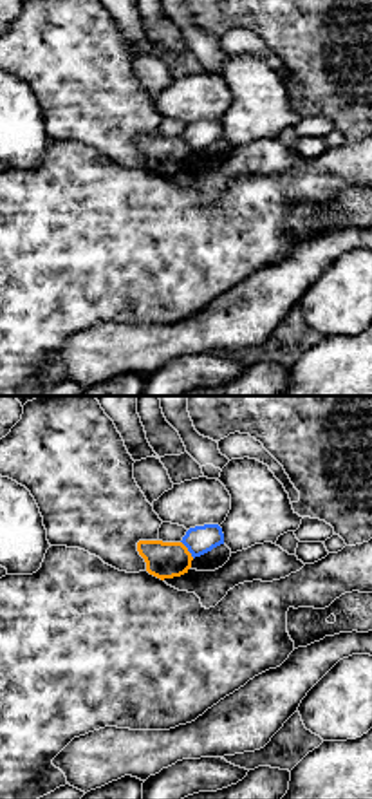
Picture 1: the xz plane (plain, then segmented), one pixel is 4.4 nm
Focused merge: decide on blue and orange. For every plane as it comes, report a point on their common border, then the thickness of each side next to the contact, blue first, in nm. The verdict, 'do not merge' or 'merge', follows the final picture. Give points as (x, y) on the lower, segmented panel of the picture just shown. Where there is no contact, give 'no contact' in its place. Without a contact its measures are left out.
contact (188, 550); calibres 130 and 160 nm

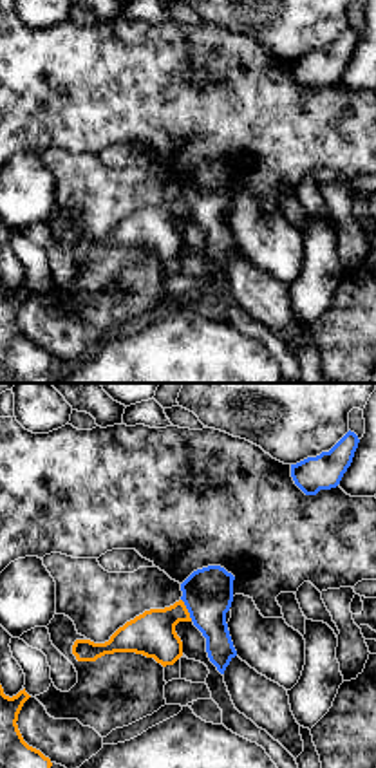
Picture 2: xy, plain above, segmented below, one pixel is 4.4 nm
contact (187, 608); calibres 220 and 200 nm

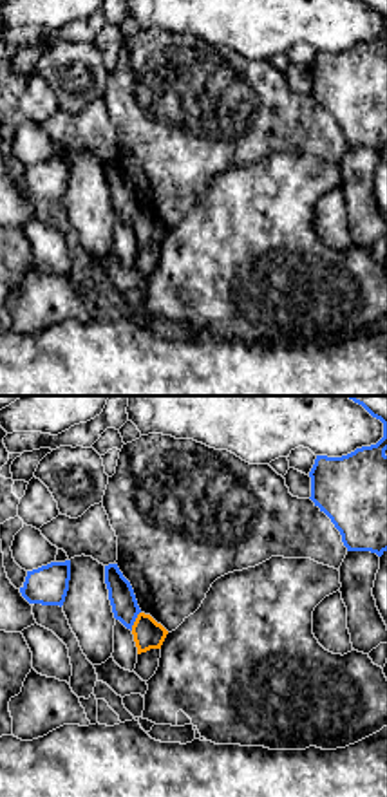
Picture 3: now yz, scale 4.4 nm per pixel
contact (134, 620); calibres 120 and 130 nm

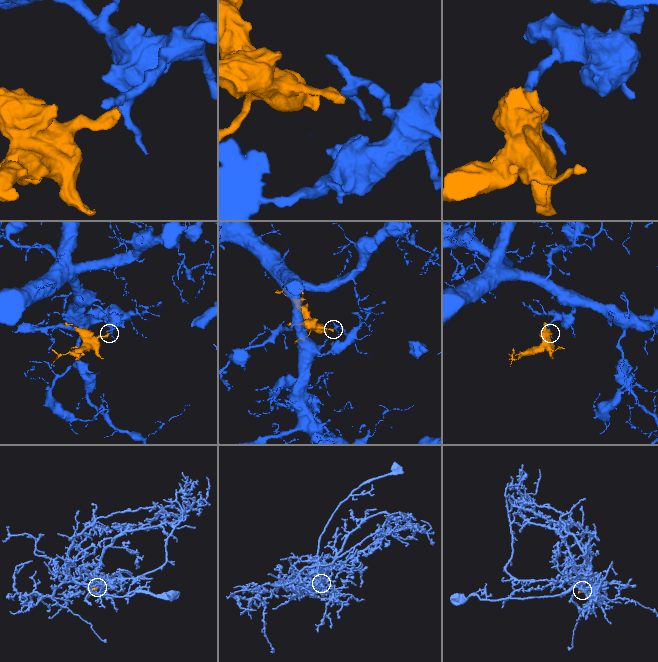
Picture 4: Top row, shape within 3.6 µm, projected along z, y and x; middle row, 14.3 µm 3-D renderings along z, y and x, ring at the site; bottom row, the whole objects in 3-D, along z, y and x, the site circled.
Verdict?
do not merge

